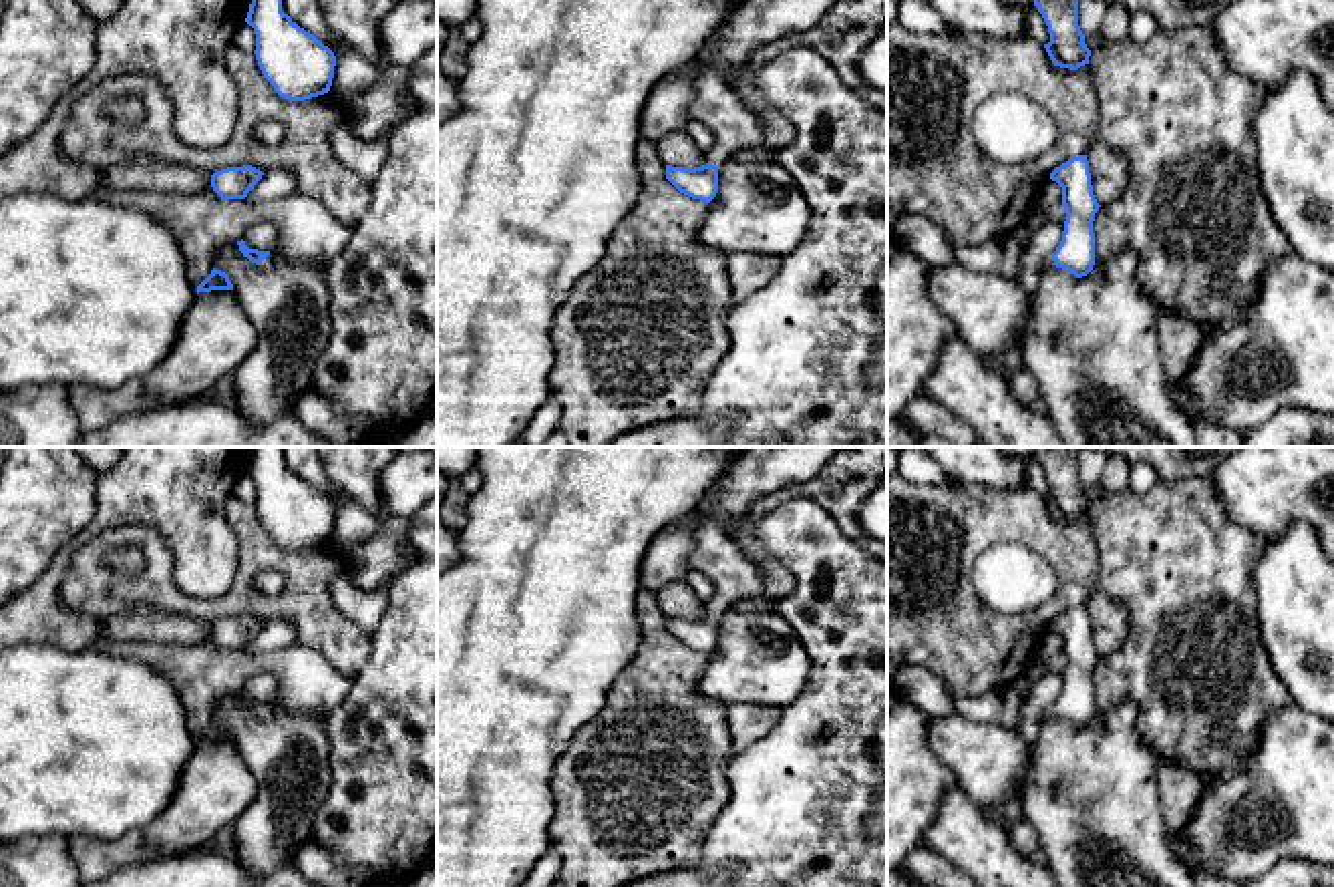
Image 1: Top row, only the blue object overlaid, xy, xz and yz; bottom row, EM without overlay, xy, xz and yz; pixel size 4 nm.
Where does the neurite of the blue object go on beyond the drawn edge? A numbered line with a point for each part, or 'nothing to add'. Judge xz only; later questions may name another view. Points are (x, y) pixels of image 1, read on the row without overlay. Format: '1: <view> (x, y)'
1: xz (735, 576)

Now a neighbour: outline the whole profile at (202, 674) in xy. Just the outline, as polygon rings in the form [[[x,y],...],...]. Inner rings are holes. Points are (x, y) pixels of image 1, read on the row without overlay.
[[[97,638],[95,648],[139,660],[163,674],[179,694],[191,734],[197,738],[213,720],[217,702],[241,692],[260,672],[260,658],[215,644],[115,642]]]

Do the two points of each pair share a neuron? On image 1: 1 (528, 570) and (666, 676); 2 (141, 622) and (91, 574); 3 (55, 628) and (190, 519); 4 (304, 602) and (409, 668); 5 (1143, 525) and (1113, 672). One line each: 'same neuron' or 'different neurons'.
1: different neurons
2: different neurons
3: same neuron
4: different neurons
5: same neuron

